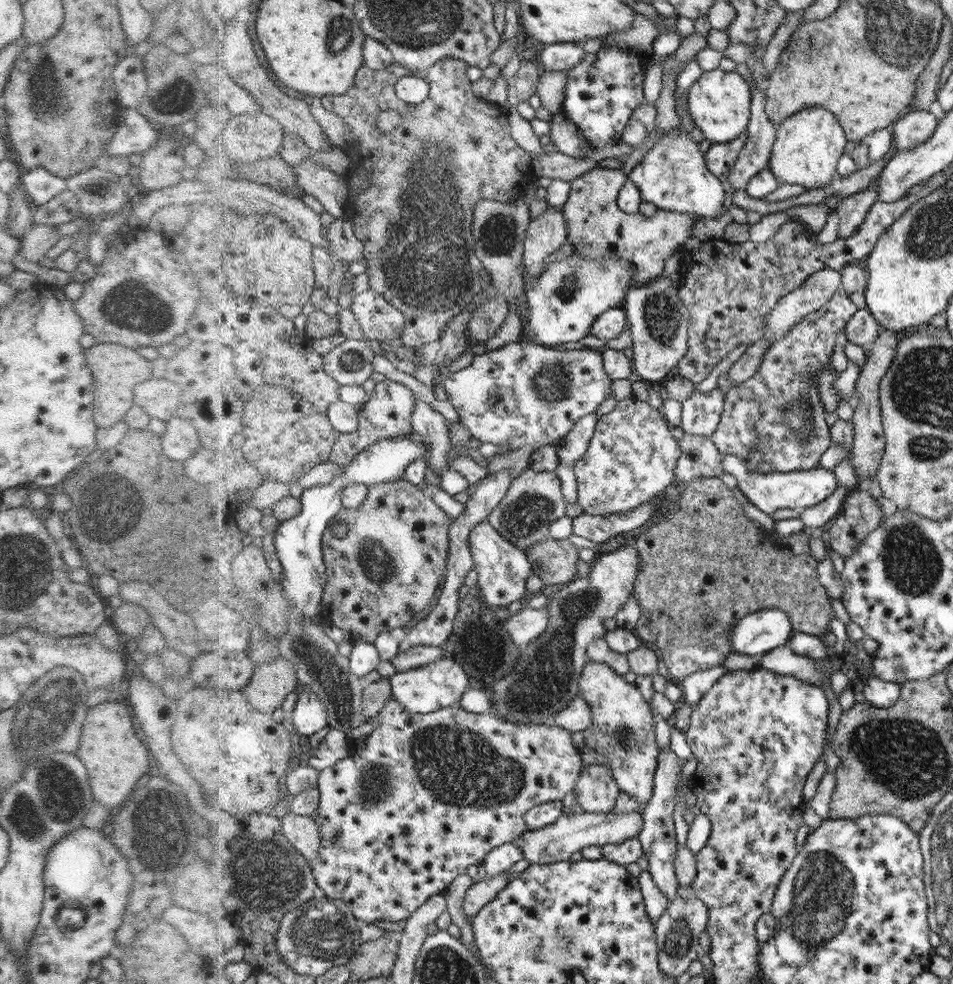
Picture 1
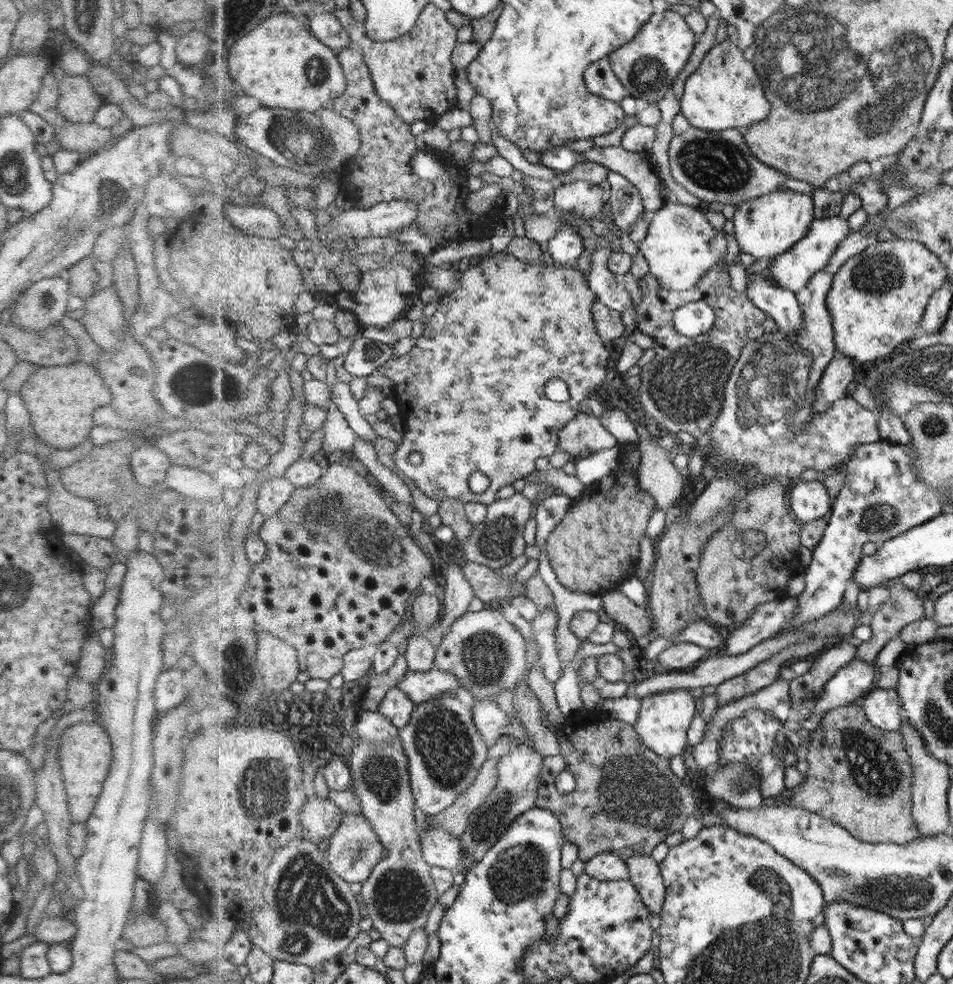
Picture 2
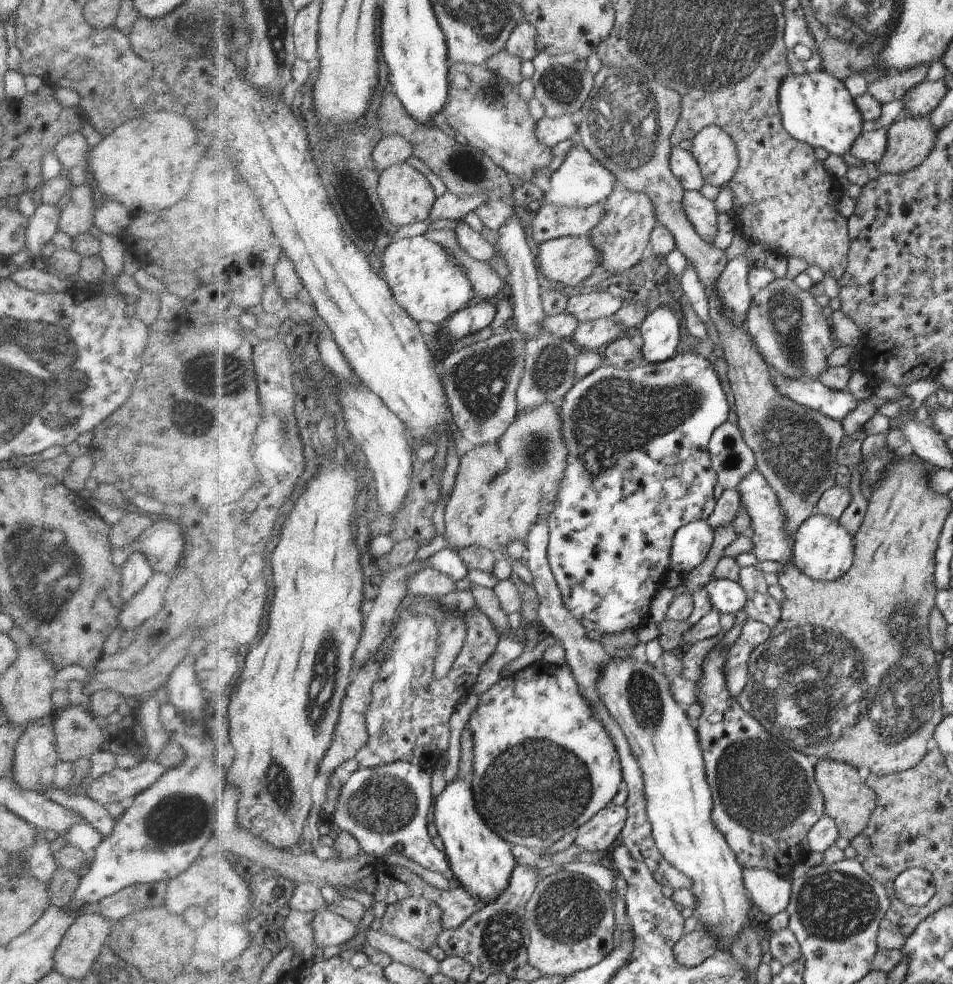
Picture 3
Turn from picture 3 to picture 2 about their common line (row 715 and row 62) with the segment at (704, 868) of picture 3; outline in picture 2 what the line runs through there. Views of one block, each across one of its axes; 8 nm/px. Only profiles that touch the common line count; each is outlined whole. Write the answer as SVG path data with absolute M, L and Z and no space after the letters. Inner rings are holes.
M672 10L654 13L654 16L642 25L634 40L622 45L609 54L612 70L620 79L628 94L635 99L642 98L648 103L660 100L658 96L669 95L666 88L672 88L676 74L684 68L694 48L694 32L686 24L684 16Z

